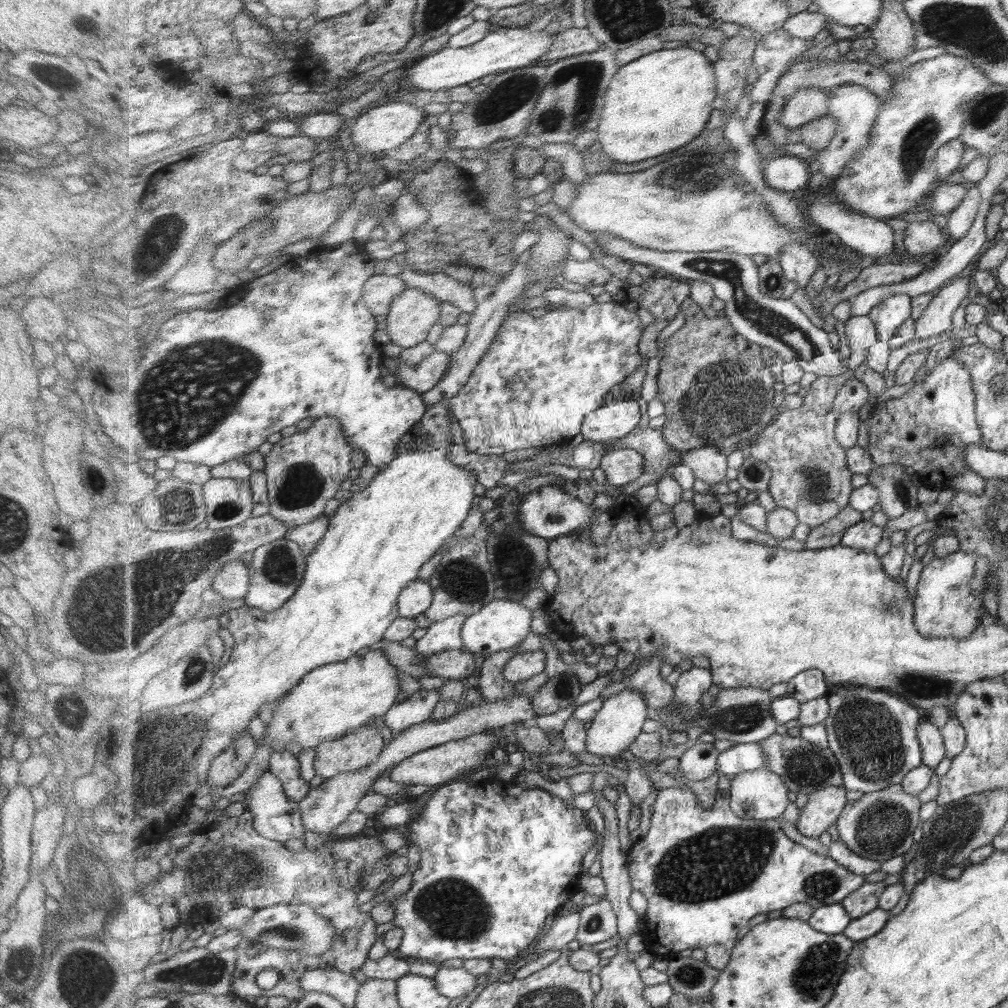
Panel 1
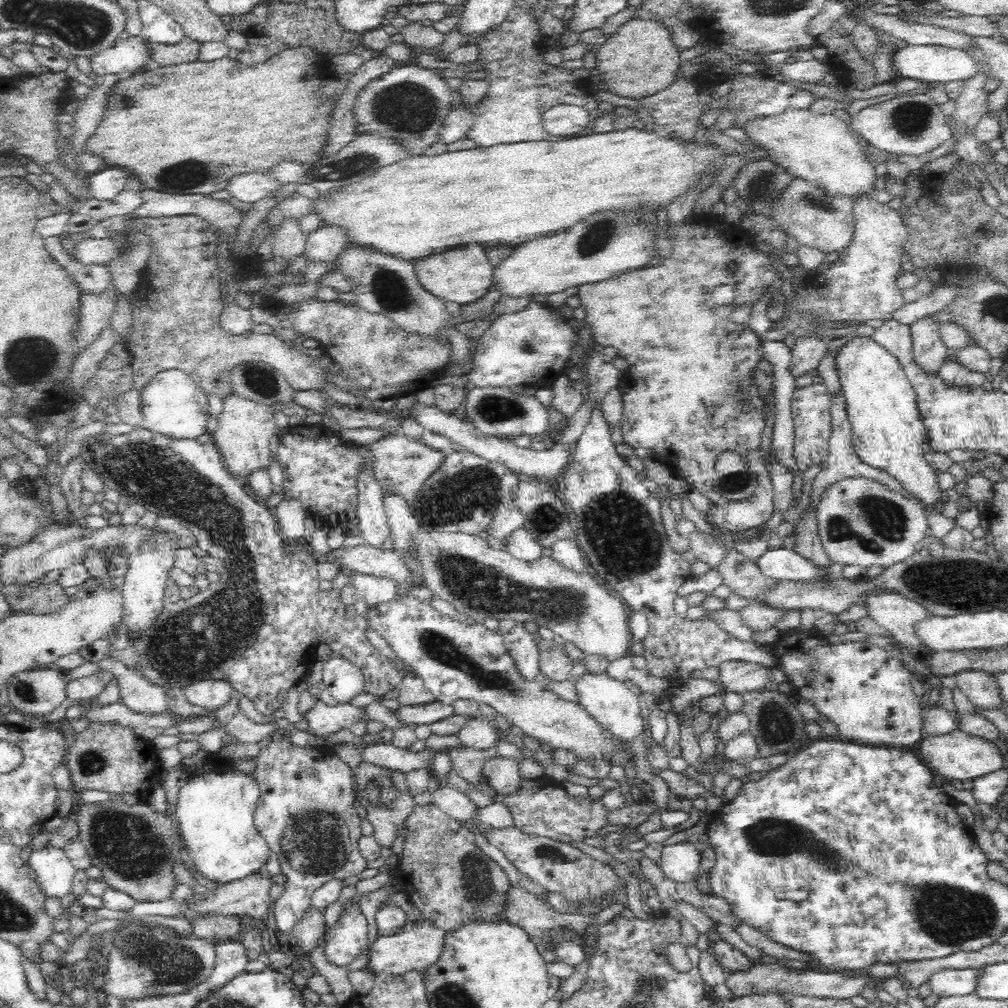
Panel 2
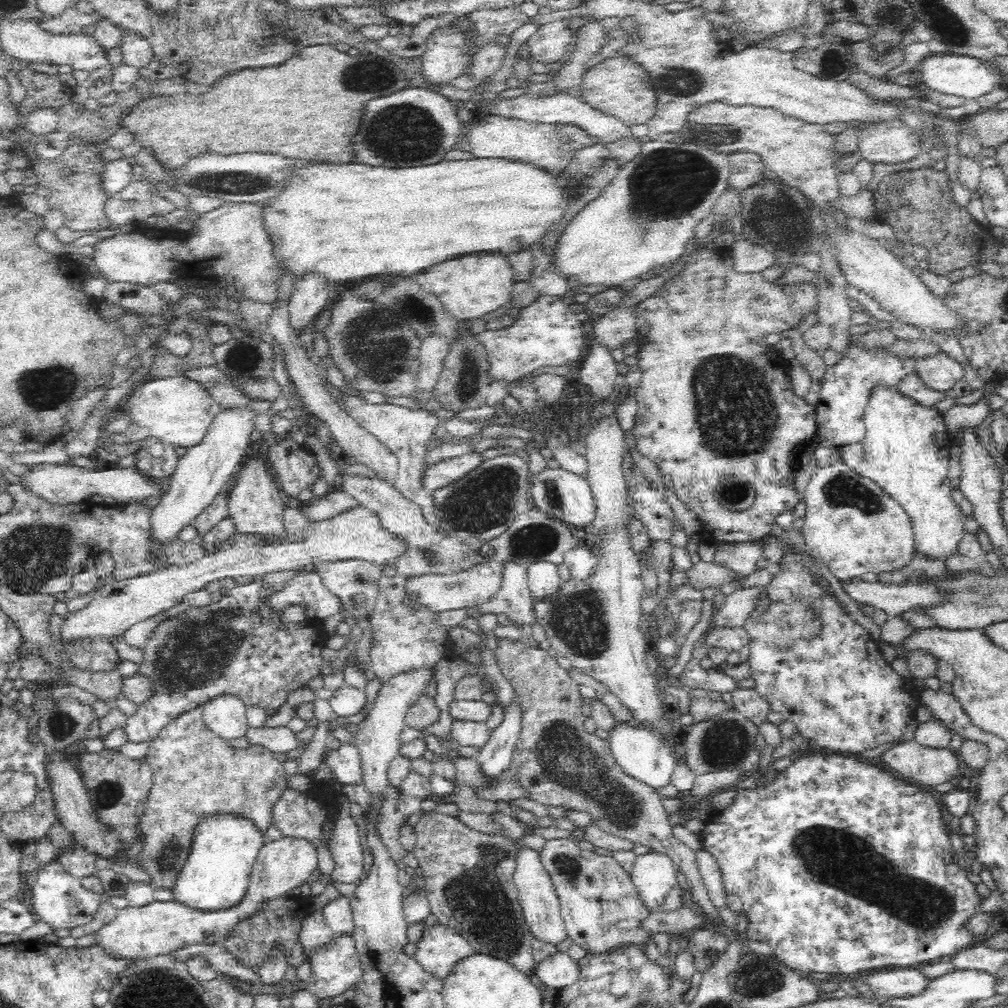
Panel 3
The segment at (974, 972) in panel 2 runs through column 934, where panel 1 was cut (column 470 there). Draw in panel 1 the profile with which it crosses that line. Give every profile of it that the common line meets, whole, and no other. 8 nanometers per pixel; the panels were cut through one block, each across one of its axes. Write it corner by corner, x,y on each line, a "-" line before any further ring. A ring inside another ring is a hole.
439,966
436,976
437,988
441,994
448,996
450,999
461,998
465,1000
469,994
475,992
477,988
477,976
467,971
467,968
445,968

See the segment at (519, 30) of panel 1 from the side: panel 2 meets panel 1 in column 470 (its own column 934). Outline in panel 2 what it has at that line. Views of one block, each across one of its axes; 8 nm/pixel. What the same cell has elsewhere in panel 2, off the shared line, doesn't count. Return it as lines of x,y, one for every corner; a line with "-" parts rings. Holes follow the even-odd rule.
904,46
893,55
893,70
898,77
914,78
924,82
956,82
970,80
980,71
981,64
977,63
968,52
942,48
941,46

